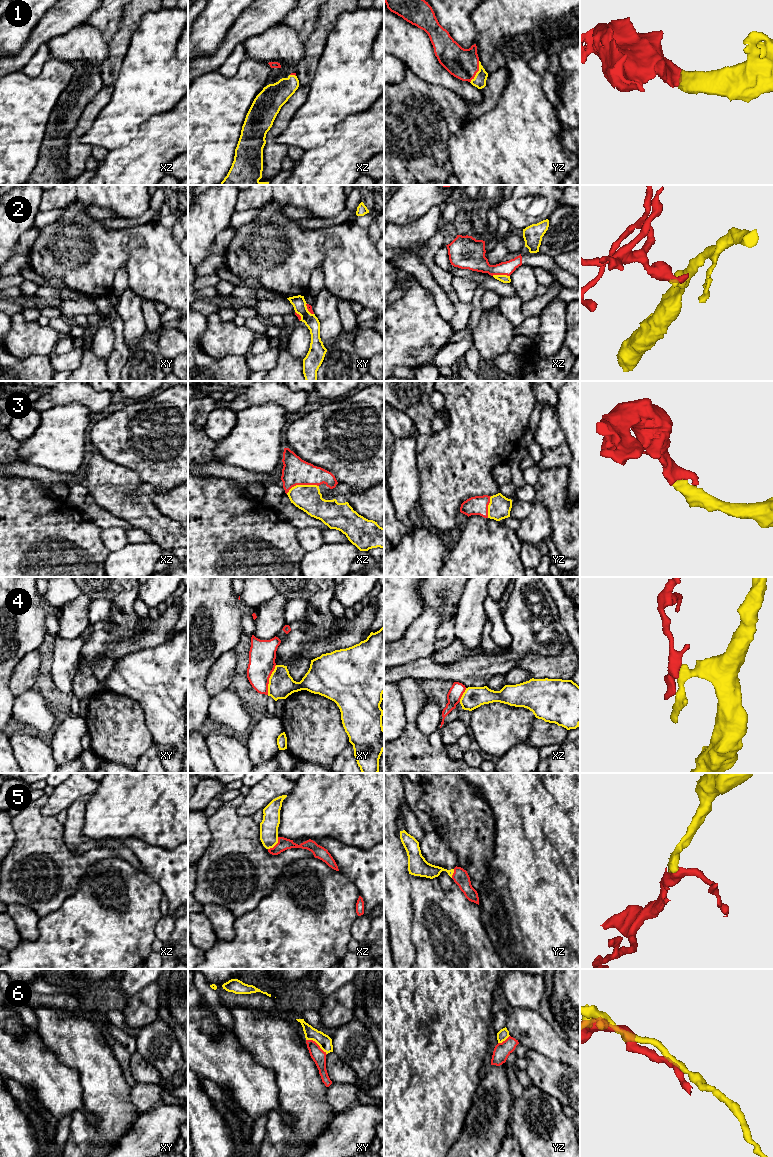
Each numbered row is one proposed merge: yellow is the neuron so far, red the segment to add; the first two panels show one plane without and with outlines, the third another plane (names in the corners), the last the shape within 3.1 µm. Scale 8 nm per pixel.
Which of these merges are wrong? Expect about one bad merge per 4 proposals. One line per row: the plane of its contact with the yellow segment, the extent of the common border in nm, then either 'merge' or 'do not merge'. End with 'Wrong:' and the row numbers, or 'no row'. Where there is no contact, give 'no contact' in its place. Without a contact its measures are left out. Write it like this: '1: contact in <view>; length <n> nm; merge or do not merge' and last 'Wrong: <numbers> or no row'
1: contact in yz; length 190 nm; merge
2: contact in xz; length 140 nm; do not merge
3: contact in xz; length 280 nm; merge
4: contact in xy; length 260 nm; do not merge
5: contact in xz; length 130 nm; merge
6: contact in xy; length 200 nm; do not merge
Wrong: 2, 4, 6

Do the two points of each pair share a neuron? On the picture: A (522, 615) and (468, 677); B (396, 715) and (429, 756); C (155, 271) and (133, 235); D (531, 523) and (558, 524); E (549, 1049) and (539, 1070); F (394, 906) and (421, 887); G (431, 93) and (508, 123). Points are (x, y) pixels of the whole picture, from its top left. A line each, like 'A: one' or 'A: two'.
A: one
B: two
C: one
D: two
E: two
F: two
G: two

